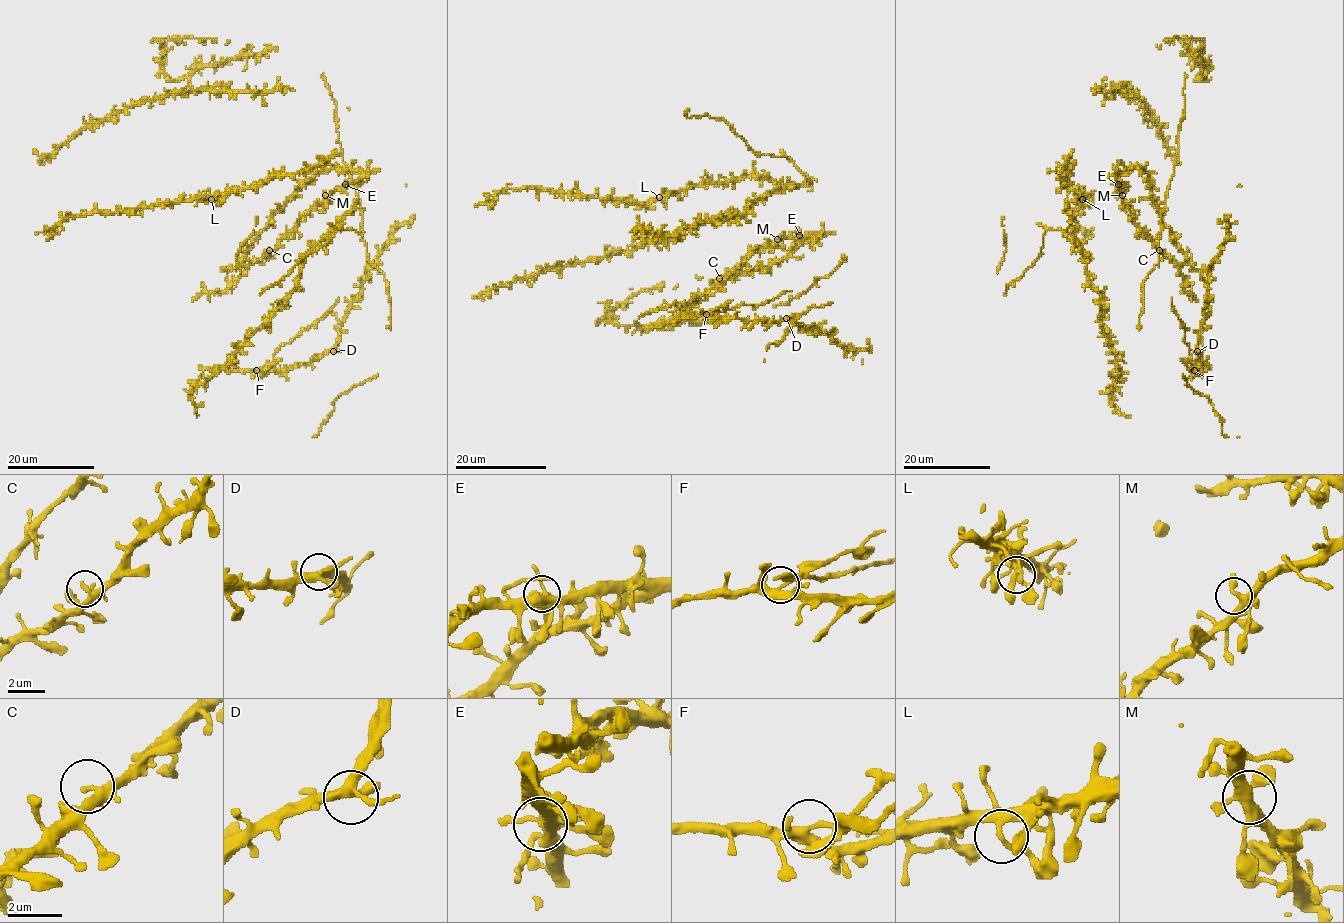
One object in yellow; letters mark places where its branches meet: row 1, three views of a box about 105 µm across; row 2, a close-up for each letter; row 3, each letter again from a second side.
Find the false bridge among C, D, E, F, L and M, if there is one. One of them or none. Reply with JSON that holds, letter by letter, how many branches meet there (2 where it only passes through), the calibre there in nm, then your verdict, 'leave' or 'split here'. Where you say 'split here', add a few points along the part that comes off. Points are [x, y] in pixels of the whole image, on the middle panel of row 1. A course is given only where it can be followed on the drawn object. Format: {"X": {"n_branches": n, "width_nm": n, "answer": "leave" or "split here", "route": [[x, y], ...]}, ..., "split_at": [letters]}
{"C": {"n_branches": 4, "width_nm": 240, "answer": "leave"}, "D": {"n_branches": 4, "width_nm": 360, "answer": "leave"}, "E": {"n_branches": 4, "width_nm": 400, "answer": "leave"}, "F": {"n_branches": 4, "width_nm": 280, "answer": "split here", "route": [[705, 314], [741, 304], [762, 305], [791, 290]]}, "L": {"n_branches": 4, "width_nm": 280, "answer": "leave"}, "M": {"n_branches": 4, "width_nm": 320, "answer": "leave"}, "split_at": ["F"]}

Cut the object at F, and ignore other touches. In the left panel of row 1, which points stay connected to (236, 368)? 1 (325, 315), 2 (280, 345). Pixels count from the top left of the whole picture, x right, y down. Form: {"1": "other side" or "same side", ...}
{"1": "other side", "2": "other side"}

